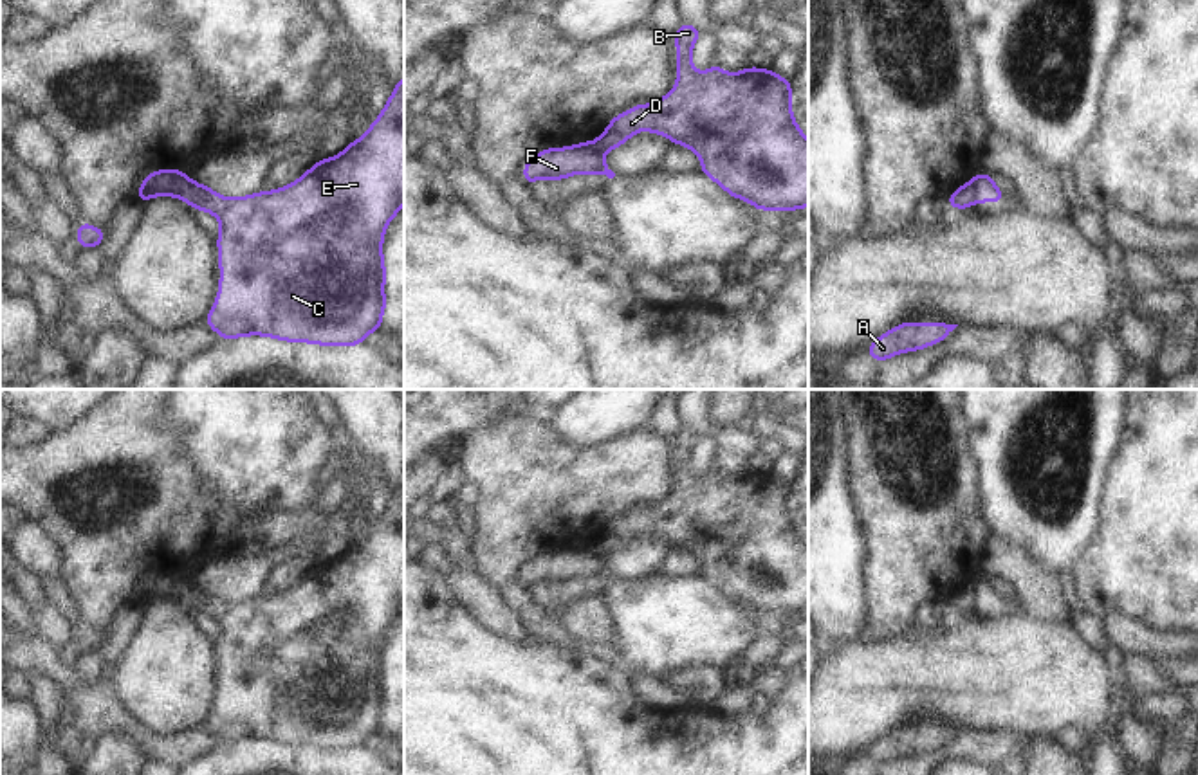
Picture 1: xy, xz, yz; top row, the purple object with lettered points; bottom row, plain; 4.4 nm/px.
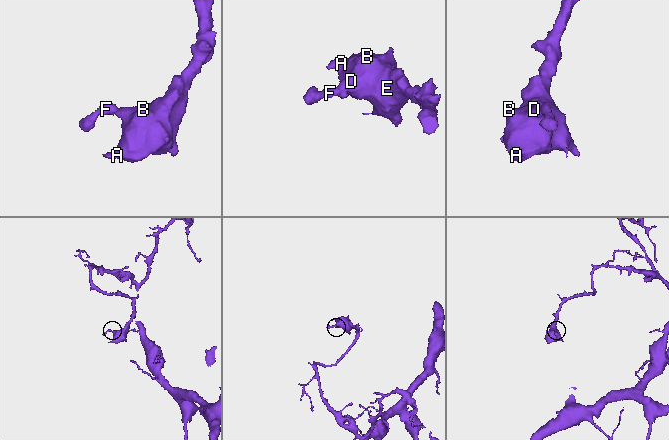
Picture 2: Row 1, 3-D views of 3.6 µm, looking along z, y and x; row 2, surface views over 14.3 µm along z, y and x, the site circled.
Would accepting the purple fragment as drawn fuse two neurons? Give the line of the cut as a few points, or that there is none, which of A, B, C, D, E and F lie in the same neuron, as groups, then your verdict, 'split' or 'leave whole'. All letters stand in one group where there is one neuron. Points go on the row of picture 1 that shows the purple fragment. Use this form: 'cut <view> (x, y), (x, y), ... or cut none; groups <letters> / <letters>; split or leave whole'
cut yz (969, 182), (975, 200); groups A B C D E / F; split

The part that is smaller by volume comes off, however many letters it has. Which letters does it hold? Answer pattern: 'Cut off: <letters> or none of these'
Cut off: F

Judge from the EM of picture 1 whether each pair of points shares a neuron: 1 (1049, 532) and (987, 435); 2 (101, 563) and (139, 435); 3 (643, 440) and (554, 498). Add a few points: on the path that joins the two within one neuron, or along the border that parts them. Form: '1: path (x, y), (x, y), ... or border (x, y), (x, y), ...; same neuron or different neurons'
1: path (1023, 510), (1004, 478), (1002, 460); same neuron
2: path (130, 530), (159, 500), (157, 483), (143, 467); same neuron
3: path (621, 462), (598, 485), (576, 492); same neuron

